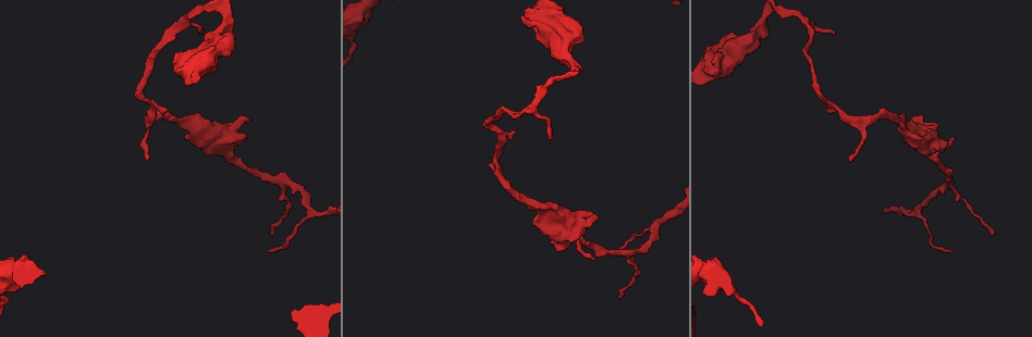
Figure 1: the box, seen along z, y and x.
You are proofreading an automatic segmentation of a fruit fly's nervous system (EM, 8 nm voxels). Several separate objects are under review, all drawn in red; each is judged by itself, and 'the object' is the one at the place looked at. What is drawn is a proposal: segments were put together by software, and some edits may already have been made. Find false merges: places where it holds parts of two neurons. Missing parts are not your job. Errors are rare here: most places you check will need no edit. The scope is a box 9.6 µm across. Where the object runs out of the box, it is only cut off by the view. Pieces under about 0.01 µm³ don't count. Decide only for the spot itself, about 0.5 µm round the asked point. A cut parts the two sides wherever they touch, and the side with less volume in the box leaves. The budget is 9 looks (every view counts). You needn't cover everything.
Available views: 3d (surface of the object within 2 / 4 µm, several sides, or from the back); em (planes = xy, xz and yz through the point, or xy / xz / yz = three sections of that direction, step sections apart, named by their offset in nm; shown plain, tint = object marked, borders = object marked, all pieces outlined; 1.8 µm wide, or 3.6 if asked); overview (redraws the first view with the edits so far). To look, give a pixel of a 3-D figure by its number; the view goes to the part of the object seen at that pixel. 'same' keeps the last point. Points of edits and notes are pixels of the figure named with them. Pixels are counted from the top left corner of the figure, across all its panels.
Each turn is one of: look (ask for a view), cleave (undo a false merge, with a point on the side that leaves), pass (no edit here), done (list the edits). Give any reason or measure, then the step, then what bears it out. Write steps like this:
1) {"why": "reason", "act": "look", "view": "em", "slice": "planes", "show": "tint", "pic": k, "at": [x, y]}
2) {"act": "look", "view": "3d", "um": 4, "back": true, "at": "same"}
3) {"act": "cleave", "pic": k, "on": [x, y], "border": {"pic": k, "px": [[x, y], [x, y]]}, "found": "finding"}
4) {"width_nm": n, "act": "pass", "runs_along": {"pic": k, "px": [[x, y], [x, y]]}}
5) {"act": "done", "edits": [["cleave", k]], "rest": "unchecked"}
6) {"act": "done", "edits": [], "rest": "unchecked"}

{"why": "looks like a crossing", "act": "look", "view": "em", "um": 3.6, "slice": "planes", "show": "tint", "pic": 1, "at": [566, 221]}

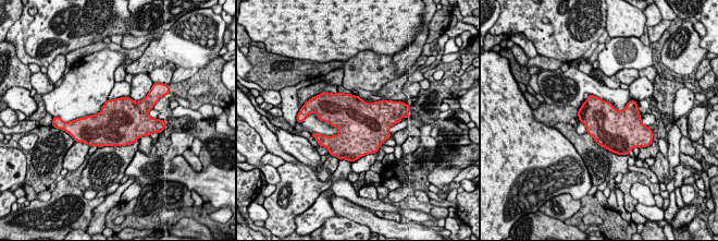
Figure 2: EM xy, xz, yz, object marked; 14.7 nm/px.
{"act": "pass", "found": "all the same neuron"}

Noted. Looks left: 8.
{"why": "abrupt turn", "act": "look", "view": "em", "slice": "planes", "show": "plain", "pic": 1, "at": [309, 208]}

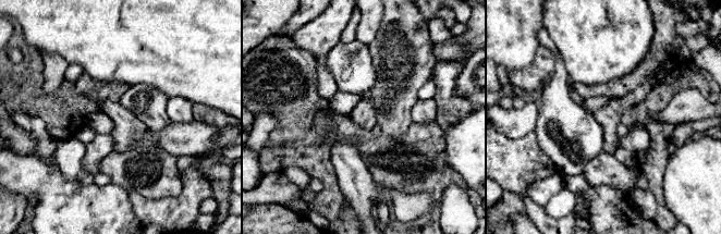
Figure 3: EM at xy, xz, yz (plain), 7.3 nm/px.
{"act": "look", "view": "em", "slice": "planes", "show": "tint", "at": "same"}

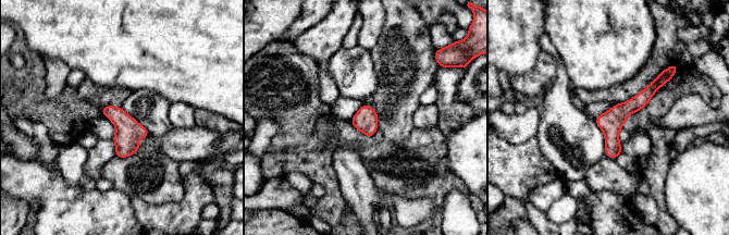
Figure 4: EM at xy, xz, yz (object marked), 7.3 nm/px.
{"act": "pass", "runs_along": {"pic": 4, "px": [[662, 81], [612, 124], [608, 153]]}, "found": "all the same neuron"}

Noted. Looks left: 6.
{"why": "two arms at a narrow angle", "act": "look", "view": "em", "um": 3.6, "slice": "planes", "show": "tint", "pic": 1, "at": [206, 45]}

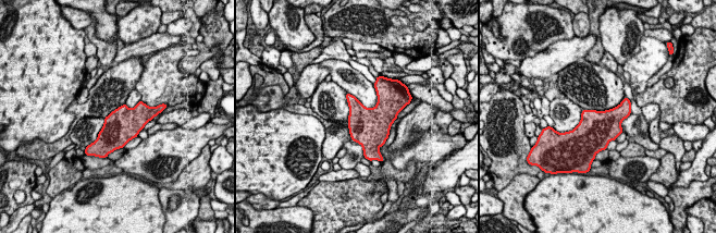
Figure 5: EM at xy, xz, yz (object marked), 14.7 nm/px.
{"width_nm": 480, "act": "pass", "found": "all the same neuron"}

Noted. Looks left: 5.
{"why": "arms part here", "act": "look", "view": "em", "um": 3.6, "slice": "planes", "show": "plain", "pic": 1, "at": [804, 21]}

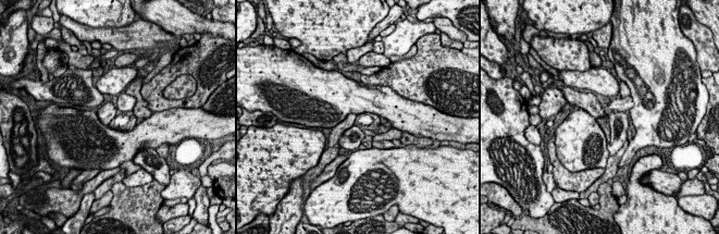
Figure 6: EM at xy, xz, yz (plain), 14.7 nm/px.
{"act": "look", "view": "em", "um": 3.6, "slice": "planes", "show": "tint", "at": "same"}

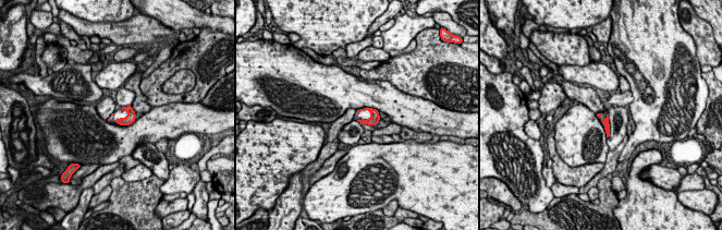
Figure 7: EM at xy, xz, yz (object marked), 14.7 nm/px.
{"act": "pass", "found": "continuous, no second neuron"}

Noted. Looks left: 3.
{"act": "done", "edits": [], "rest": "unchecked"}

